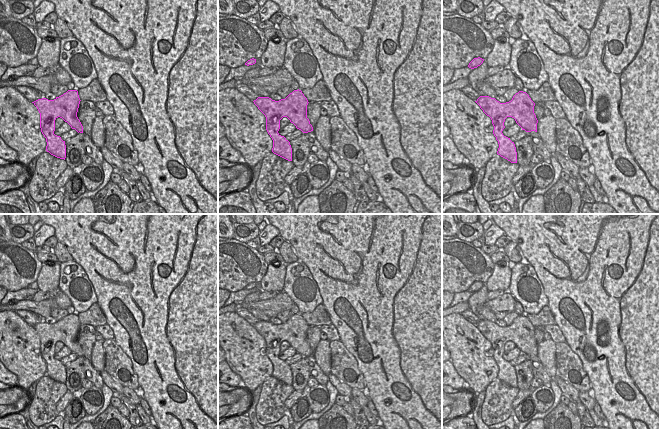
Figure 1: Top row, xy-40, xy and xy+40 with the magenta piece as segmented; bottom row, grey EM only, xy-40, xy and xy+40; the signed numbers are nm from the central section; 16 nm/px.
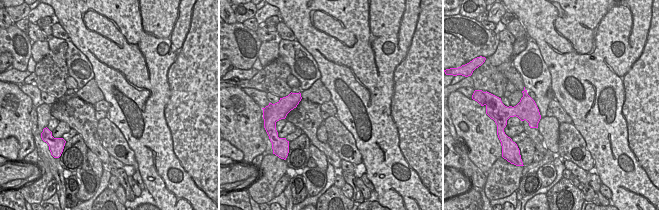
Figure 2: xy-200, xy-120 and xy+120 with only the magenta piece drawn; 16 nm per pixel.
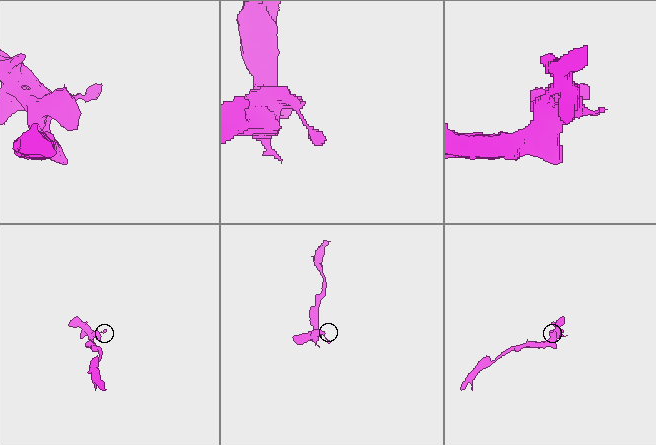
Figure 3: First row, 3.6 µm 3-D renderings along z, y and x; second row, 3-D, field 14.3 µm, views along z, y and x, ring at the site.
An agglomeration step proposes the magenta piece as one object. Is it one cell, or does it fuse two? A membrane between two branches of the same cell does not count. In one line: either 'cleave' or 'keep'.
keep

